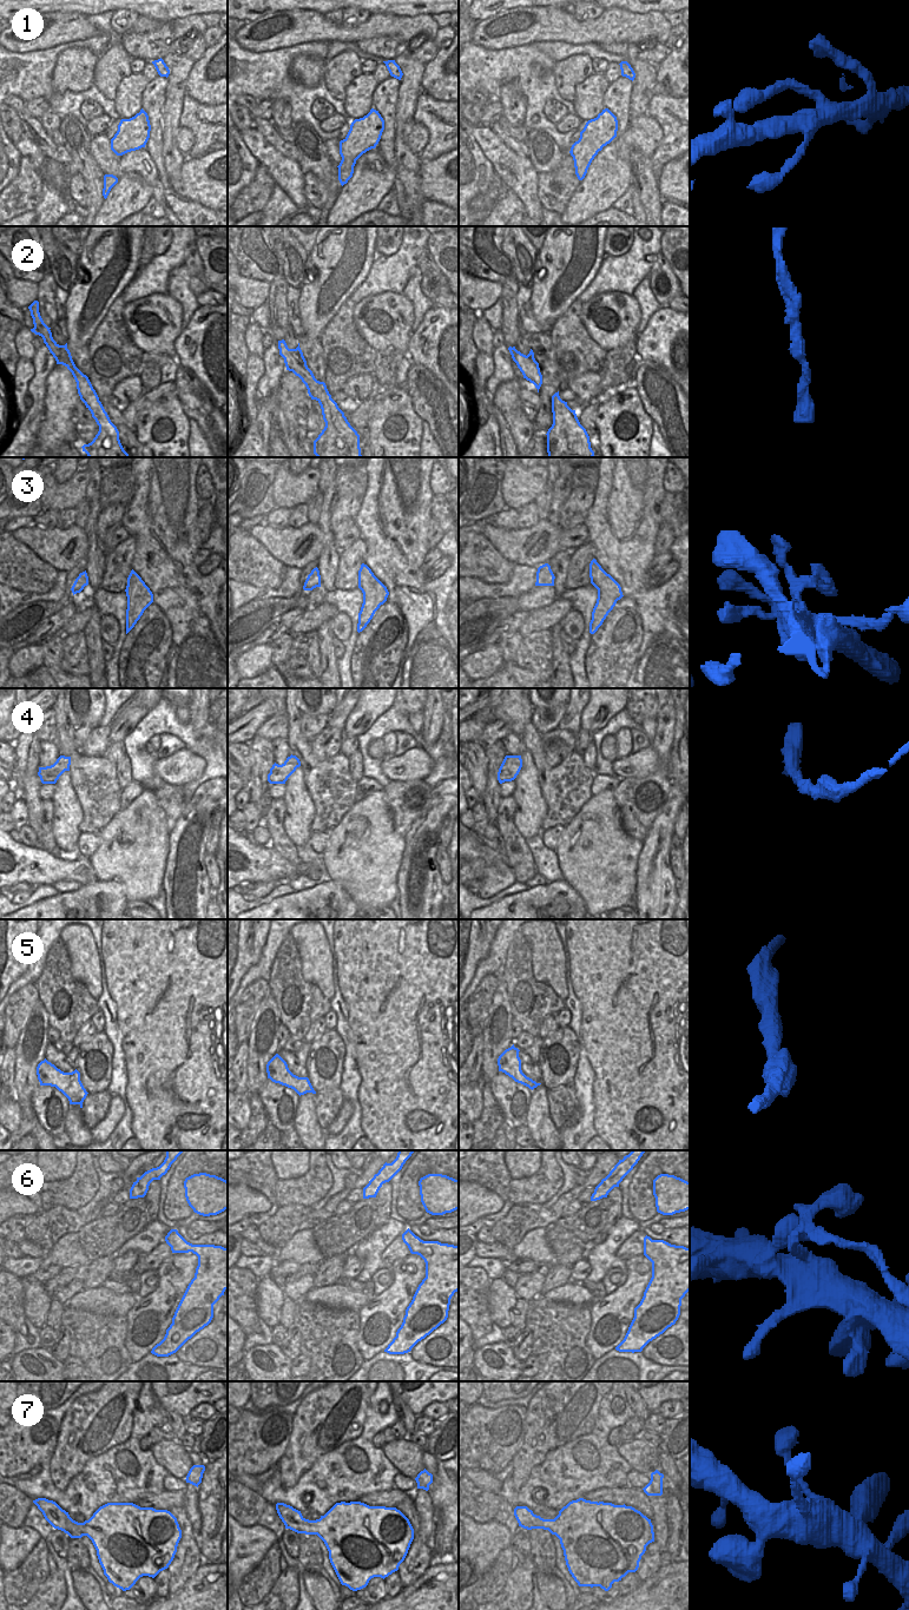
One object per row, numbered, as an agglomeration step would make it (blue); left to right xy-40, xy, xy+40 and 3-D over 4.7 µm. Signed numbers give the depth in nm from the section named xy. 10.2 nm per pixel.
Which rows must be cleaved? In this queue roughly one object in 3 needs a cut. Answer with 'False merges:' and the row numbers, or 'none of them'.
False merges: 4, 6

